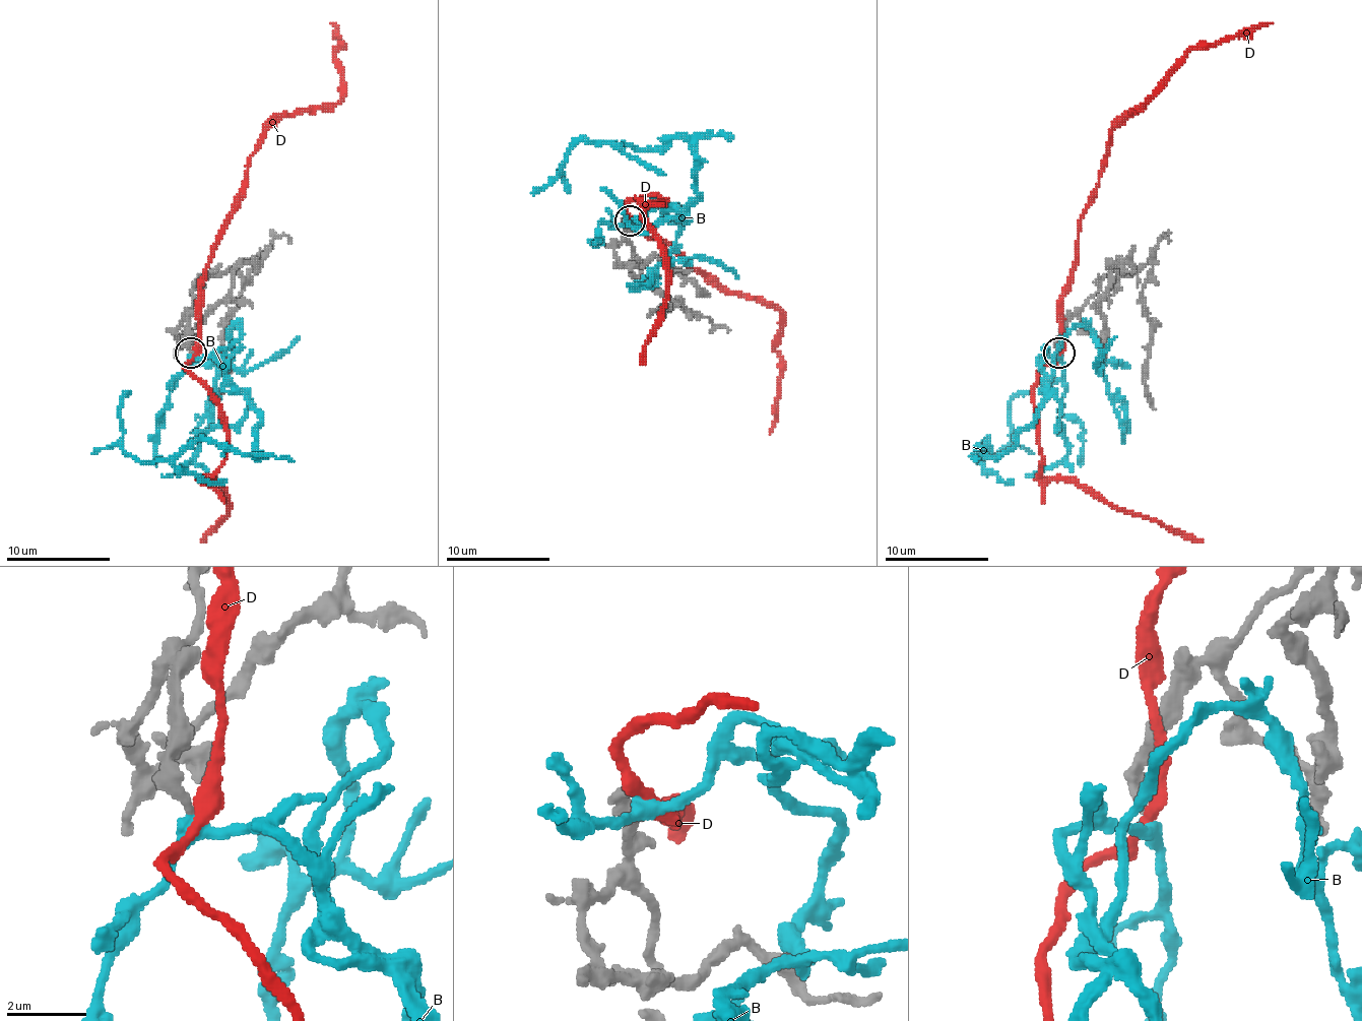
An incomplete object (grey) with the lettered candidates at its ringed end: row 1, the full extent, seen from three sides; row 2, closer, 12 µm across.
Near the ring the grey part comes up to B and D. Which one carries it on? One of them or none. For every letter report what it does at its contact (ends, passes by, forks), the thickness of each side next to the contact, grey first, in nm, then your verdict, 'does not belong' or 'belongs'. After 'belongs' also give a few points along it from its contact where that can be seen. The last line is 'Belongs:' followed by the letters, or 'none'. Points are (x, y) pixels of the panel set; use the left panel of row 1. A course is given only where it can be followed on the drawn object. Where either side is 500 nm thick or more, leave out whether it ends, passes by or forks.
B: it passes by | 280/320 nm | belongs | via (190, 352), (215, 360), (245, 393), (260, 420), (255, 456), (192, 440), (138, 461), (123, 448), (130, 391)
D: it passes by | 280/360 nm | does not belong
Belongs: B

